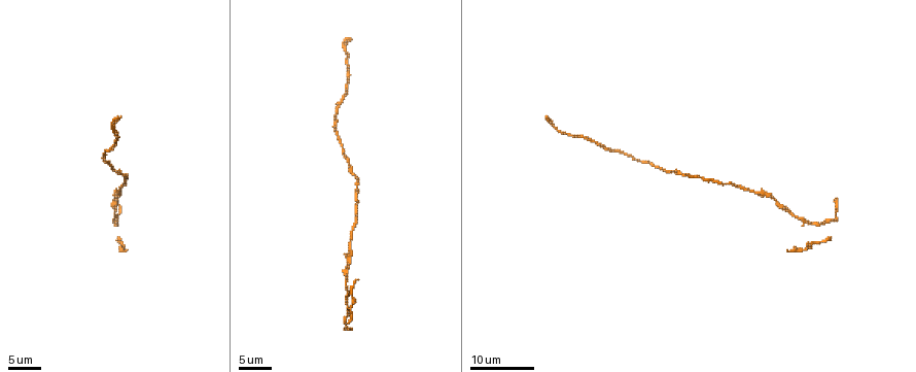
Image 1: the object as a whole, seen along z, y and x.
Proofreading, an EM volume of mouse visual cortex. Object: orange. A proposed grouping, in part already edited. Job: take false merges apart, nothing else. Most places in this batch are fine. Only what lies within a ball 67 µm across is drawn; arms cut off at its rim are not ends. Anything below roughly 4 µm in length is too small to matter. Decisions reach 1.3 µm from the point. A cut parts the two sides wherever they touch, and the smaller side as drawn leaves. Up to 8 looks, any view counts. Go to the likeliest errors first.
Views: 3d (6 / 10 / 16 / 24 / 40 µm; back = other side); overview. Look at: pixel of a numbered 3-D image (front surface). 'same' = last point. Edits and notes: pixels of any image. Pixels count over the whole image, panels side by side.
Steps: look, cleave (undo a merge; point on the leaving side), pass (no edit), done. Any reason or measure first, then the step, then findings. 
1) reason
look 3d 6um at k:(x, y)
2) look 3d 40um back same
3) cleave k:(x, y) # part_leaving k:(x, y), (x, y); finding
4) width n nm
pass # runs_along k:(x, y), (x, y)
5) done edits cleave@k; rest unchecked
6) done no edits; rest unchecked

thick turns thin
look 3d 24um at 1:(785, 210)

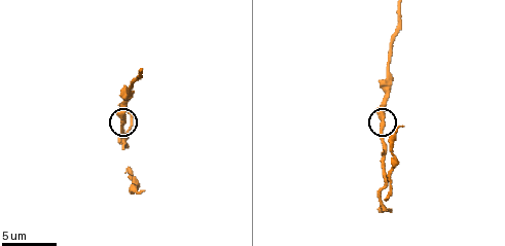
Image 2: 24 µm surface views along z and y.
look 3d 10um at 2:(384, 122)

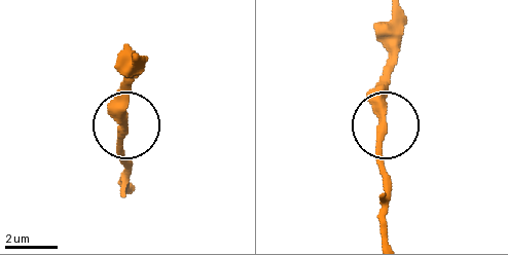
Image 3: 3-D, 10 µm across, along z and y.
pass # runs_along 3:(398, 19), (378, 151), (385, 188); one neuron here

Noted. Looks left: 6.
sudden change in width
look 3d 10um at 2:(388, 69)

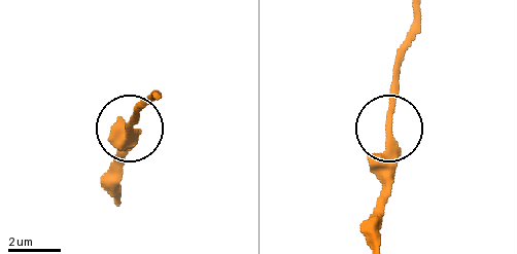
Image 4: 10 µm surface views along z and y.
pass # runs_along 4:(412, 17), (391, 97), (385, 194); all the same neuron

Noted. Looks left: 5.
sudden change in width
look 3d 16um at 1:(335, 109)

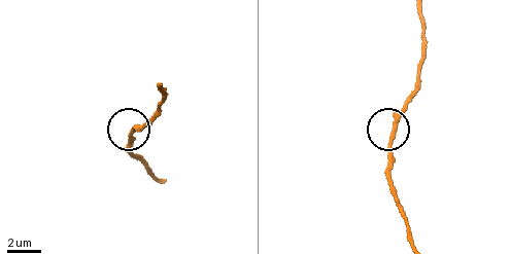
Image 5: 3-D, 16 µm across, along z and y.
look 3d 6um at 5:(393, 132)

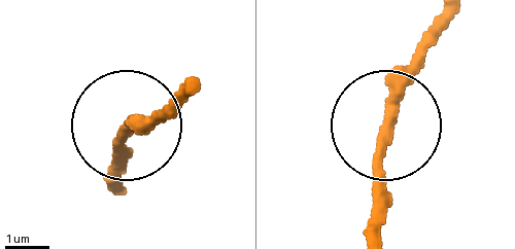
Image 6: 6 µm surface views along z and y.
pass # runs_along 6:(382, 235), (382, 113), (434, 39); all the same neuron

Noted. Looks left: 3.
look 3d 16um at 1:(708, 181)

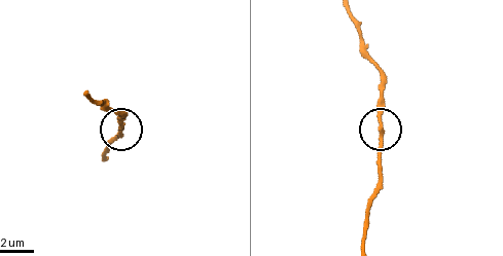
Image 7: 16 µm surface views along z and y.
look 3d 10um at 7:(380, 134)

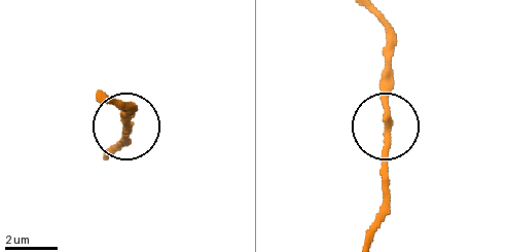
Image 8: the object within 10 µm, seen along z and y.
width 250 nm
pass # all the same neuron

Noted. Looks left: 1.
done no edits; rest unchecked

